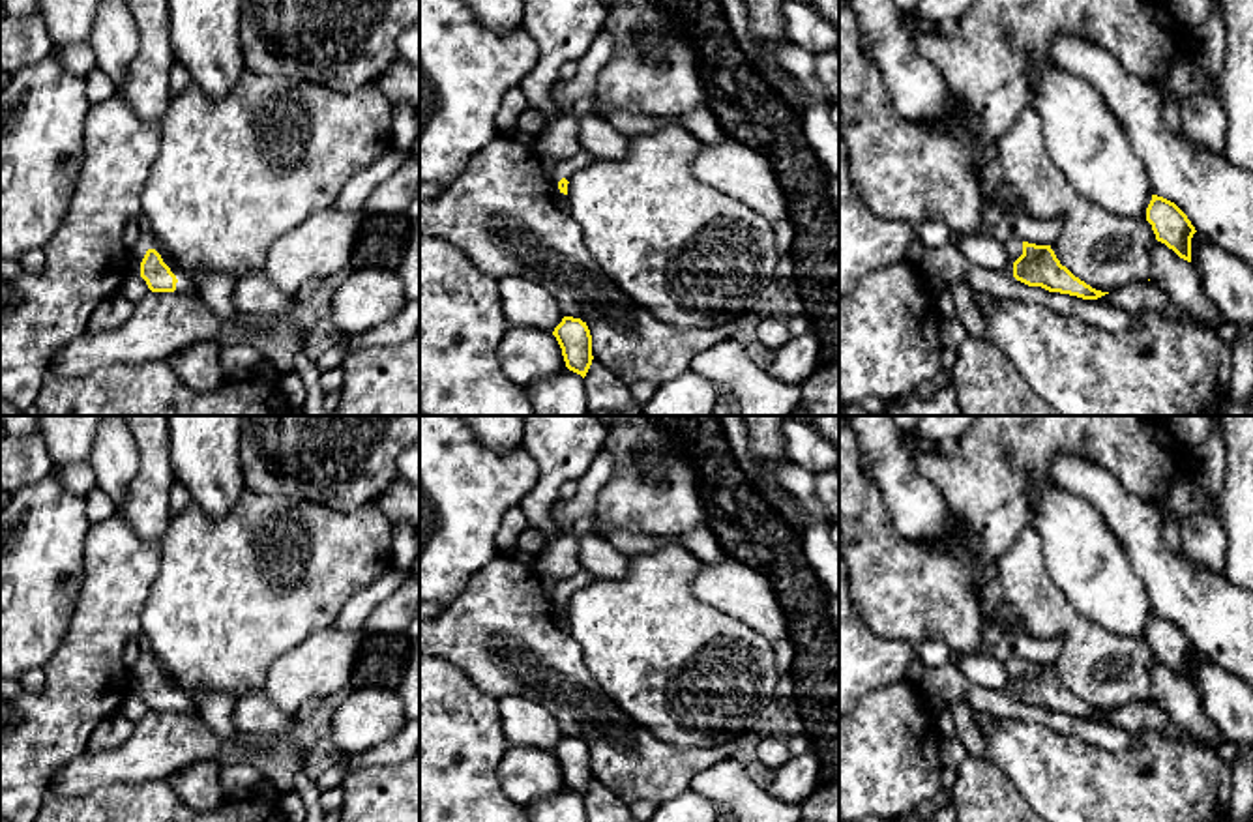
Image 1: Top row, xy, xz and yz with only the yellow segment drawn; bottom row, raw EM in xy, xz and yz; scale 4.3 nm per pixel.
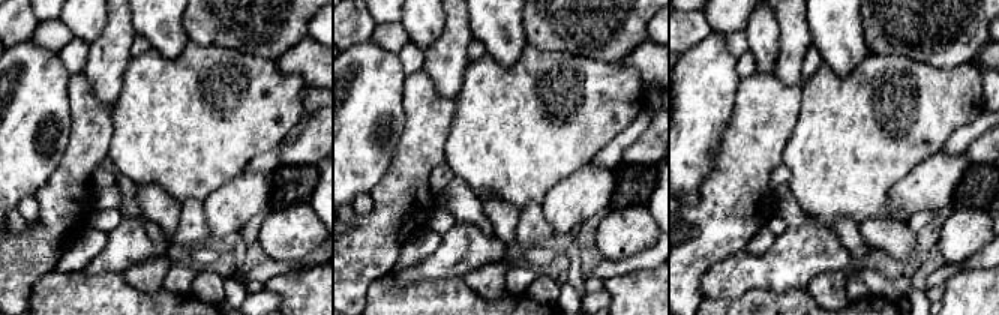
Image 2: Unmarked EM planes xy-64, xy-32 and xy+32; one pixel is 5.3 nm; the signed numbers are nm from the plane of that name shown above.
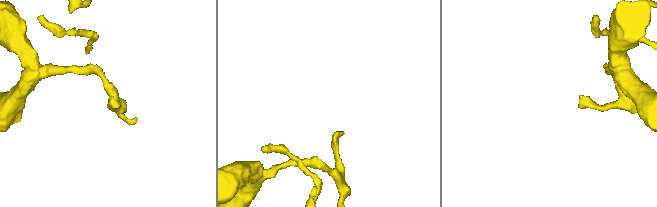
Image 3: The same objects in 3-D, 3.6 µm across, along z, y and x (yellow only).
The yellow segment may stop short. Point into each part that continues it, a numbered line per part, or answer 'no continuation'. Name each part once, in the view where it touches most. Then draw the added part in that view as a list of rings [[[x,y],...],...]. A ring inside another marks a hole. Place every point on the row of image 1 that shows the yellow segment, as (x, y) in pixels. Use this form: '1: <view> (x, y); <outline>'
1: xy (186, 283); [[[150,232],[146,236],[140,238],[140,242],[131,249],[131,257],[133,257],[133,264],[135,264],[135,272],[140,275],[140,262],[146,255],[148,249],[155,249],[163,262],[170,268],[170,272],[176,275],[178,283],[176,283],[176,292],[182,294],[197,294],[197,283],[195,279],[185,273],[184,270],[180,270],[159,247],[155,236]]]

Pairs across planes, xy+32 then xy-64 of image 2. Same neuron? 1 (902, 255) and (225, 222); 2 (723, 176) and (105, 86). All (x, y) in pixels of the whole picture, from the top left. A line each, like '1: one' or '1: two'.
1: two
2: two

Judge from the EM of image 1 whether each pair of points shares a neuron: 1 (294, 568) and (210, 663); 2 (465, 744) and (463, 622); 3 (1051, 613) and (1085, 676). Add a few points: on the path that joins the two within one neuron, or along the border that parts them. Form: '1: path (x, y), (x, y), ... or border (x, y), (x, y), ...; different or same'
1: path (270, 592), (223, 639); same
2: border (439, 658), (444, 658), (476, 688), (495, 699); different
3: path (1066, 628), (1085, 646), (1085, 661); same

